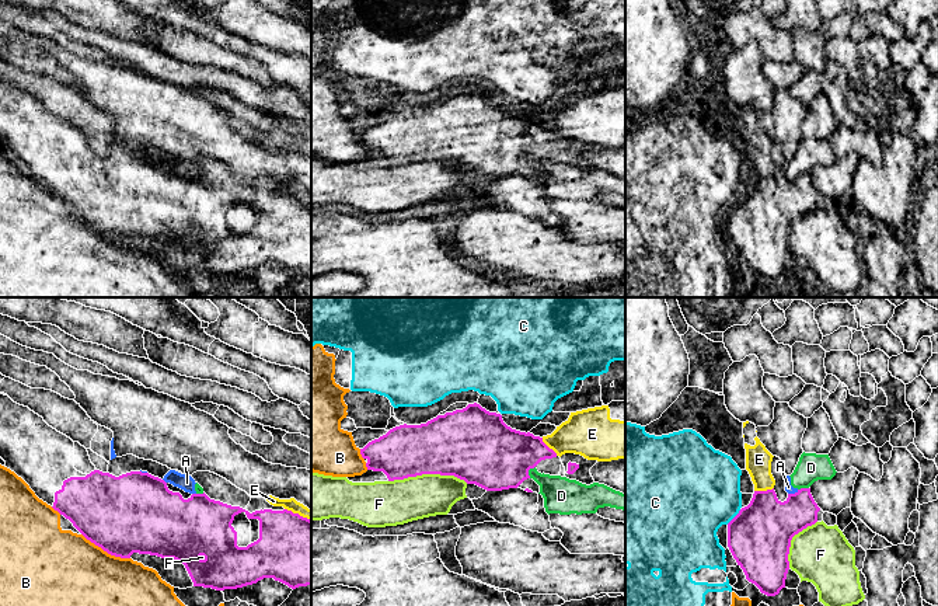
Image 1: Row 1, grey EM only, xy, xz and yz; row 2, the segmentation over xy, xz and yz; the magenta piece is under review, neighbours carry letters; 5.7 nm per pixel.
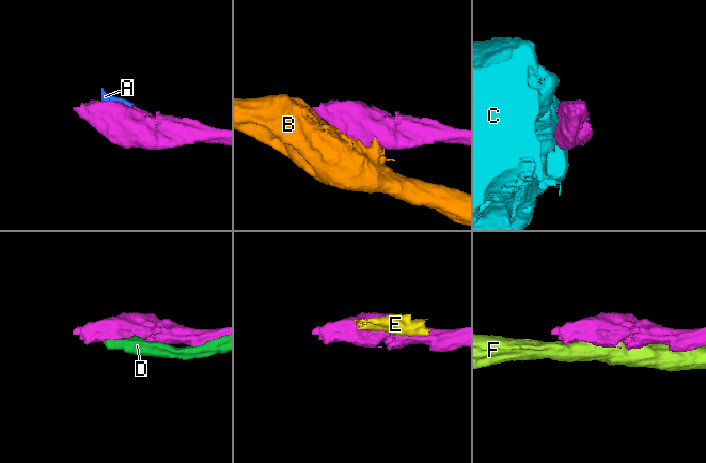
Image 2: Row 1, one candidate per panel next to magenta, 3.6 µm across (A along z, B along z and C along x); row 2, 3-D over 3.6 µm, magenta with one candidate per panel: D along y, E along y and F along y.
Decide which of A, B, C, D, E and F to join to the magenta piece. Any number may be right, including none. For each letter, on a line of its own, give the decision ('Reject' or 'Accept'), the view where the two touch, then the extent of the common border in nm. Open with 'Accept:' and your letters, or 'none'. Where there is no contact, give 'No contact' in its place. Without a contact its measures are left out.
Accept: none
A: Reject. Touches magenta in yz. Shared border 70 nm
B: Reject. Touches magenta in xy. Shared border 320 nm
C: Reject. Touches magenta in yz. Shared border 120 nm
D: Reject. Touches magenta in xz. Shared border 80 nm
E: Reject. Touches magenta in xz. Shared border 140 nm
F: Reject. Touches magenta in xz. Shared border 460 nm

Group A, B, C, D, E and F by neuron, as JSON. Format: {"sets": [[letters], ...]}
{"sets": [["A", "D"], ["B"], ["C"], ["E"], ["F"]]}

